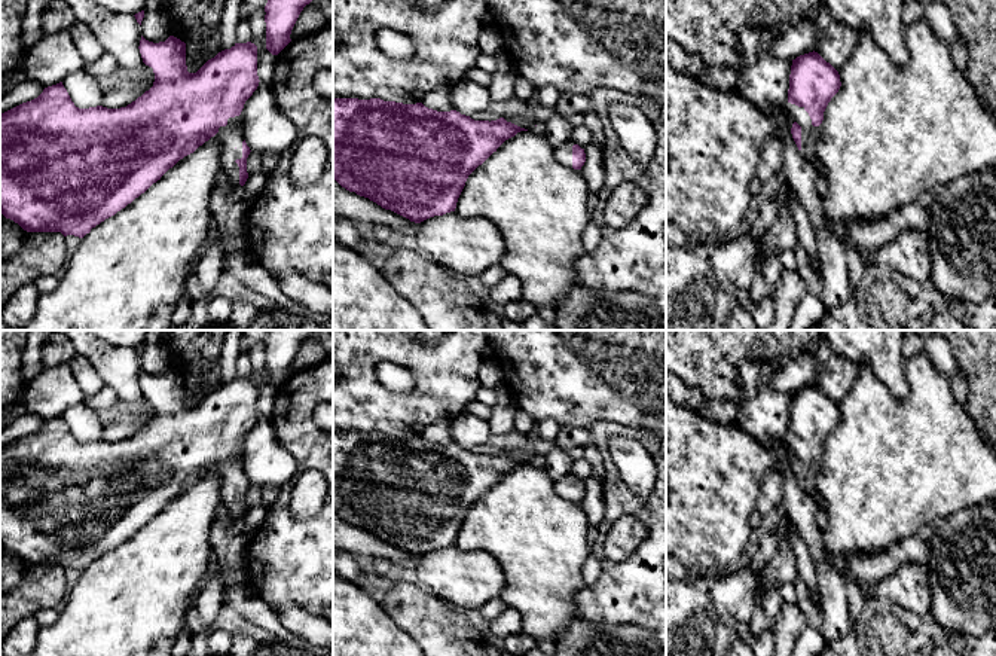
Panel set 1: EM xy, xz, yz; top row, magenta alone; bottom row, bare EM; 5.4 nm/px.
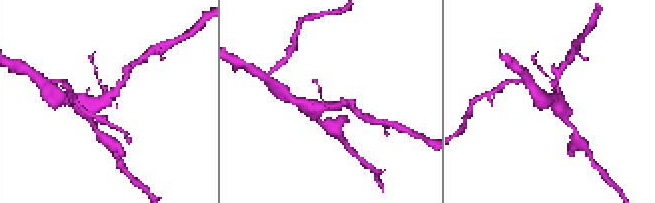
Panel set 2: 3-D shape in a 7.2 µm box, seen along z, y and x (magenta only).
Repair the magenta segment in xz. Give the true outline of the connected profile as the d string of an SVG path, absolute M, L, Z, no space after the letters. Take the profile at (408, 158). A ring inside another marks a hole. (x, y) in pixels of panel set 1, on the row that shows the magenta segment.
M333 97L333 179L346 190L421 223L455 211L468 176L520 131L528 129L504 118L474 120L422 103Z

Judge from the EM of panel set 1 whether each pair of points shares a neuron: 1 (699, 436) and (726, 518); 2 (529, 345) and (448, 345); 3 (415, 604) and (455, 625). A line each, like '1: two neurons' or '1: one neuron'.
1: one neuron
2: two neurons
3: one neuron

